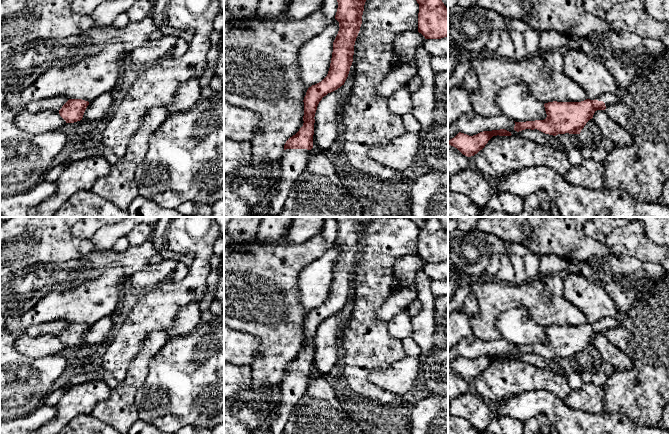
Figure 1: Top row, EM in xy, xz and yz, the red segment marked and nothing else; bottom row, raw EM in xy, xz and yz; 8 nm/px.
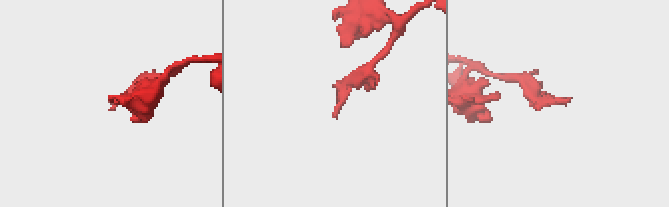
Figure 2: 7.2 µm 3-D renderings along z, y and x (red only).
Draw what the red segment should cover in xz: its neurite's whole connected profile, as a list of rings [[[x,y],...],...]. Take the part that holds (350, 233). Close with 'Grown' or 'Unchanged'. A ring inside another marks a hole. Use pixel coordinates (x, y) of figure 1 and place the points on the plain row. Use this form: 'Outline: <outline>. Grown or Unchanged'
Outline: [[[334,217],[338,232],[335,239],[335,243],[339,246],[339,255],[333,266],[333,276],[330,287],[330,292],[327,300],[319,307],[312,309],[308,312],[306,319],[304,321],[304,340],[303,340],[303,350],[299,355],[290,361],[285,369],[282,380],[279,384],[280,389],[280,401],[279,405],[275,411],[274,416],[270,419],[270,430],[267,434],[283,434],[285,425],[288,421],[291,411],[297,405],[299,399],[304,394],[304,390],[307,386],[309,379],[311,378],[311,373],[313,372],[313,359],[314,359],[314,347],[315,347],[315,337],[319,326],[328,317],[331,317],[342,309],[344,309],[350,291],[353,286],[354,279],[354,269],[360,251],[362,248],[362,239],[364,235],[364,229],[368,221],[372,218],[377,217]]]. Grown

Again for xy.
Outline: [[[69,323],[59,334],[59,338],[66,347],[74,347],[82,344],[88,329],[89,326],[82,323]]]. Unchanged

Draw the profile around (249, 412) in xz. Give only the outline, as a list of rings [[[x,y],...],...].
[[[250,385],[239,391],[224,405],[224,434],[267,434],[270,430],[270,419],[274,416],[279,401],[279,386],[255,390]]]

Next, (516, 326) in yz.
[[[514,308],[499,315],[496,326],[502,338],[515,346],[544,344],[544,328],[525,309]]]

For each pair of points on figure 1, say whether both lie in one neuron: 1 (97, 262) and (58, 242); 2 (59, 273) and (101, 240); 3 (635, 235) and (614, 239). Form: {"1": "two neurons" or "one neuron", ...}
{"1": "two neurons", "2": "two neurons", "3": "one neuron"}

